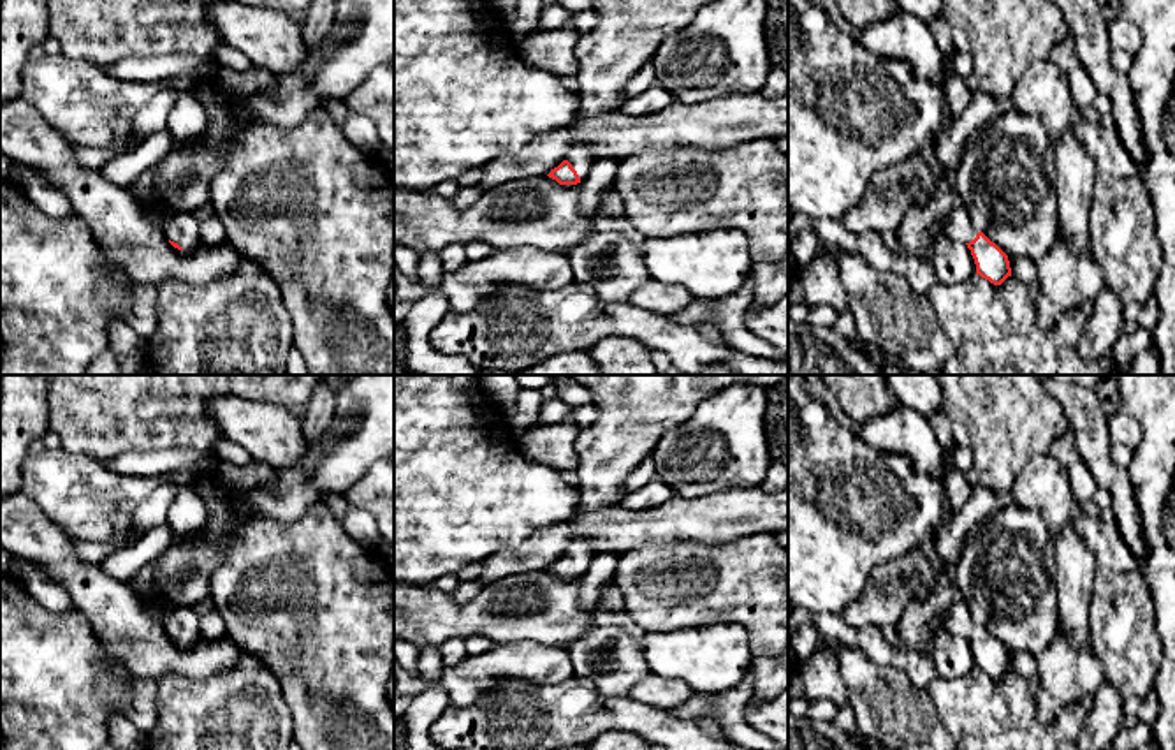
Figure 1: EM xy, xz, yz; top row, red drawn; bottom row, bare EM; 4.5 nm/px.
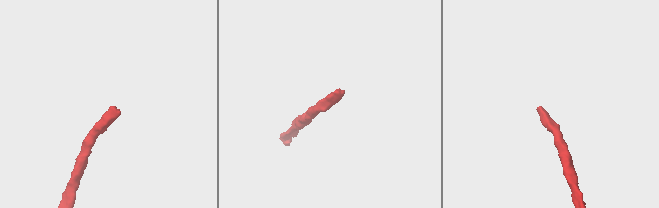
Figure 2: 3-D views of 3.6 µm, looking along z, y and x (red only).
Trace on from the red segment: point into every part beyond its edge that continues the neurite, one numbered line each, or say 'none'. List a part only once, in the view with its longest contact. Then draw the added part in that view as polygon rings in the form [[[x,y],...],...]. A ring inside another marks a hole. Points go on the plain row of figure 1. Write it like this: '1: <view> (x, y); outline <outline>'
1: xz (581, 551); outline [[[575,539],[566,555],[572,558],[572,562],[577,565],[580,576],[588,570],[591,560],[593,560],[593,548],[591,540],[588,539]]]

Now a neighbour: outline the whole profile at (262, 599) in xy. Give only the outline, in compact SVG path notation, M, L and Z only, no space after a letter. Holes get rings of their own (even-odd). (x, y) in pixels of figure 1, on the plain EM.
M215 474L195 477L190 486L208 509L208 540L218 555L216 569L209 576L213 607L223 618L225 634L246 651L248 660L273 673L292 713L294 739L301 750L394 750L394 706L387 697L387 683L394 667L394 565L383 558L378 548L368 549L354 540L322 502L313 504L297 523L281 526L274 519L259 518L241 502L248 489L222 488L216 484Z

